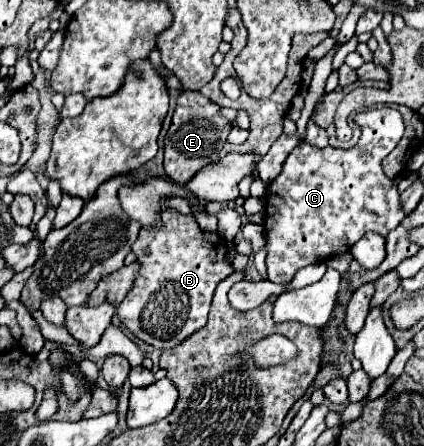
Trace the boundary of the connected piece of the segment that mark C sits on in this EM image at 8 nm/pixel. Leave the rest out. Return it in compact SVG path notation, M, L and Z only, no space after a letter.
M381 107L371 109L357 115L357 123L361 125L361 139L351 149L339 147L315 147L307 141L299 143L287 157L283 171L267 185L267 219L265 219L265 235L267 235L267 273L269 281L273 283L287 283L293 279L297 269L323 263L329 255L345 253L359 241L367 231L387 235L391 229L403 221L405 213L399 209L399 191L393 179L389 179L383 169L381 161L397 147L399 139L403 137L403 119L397 109Z

